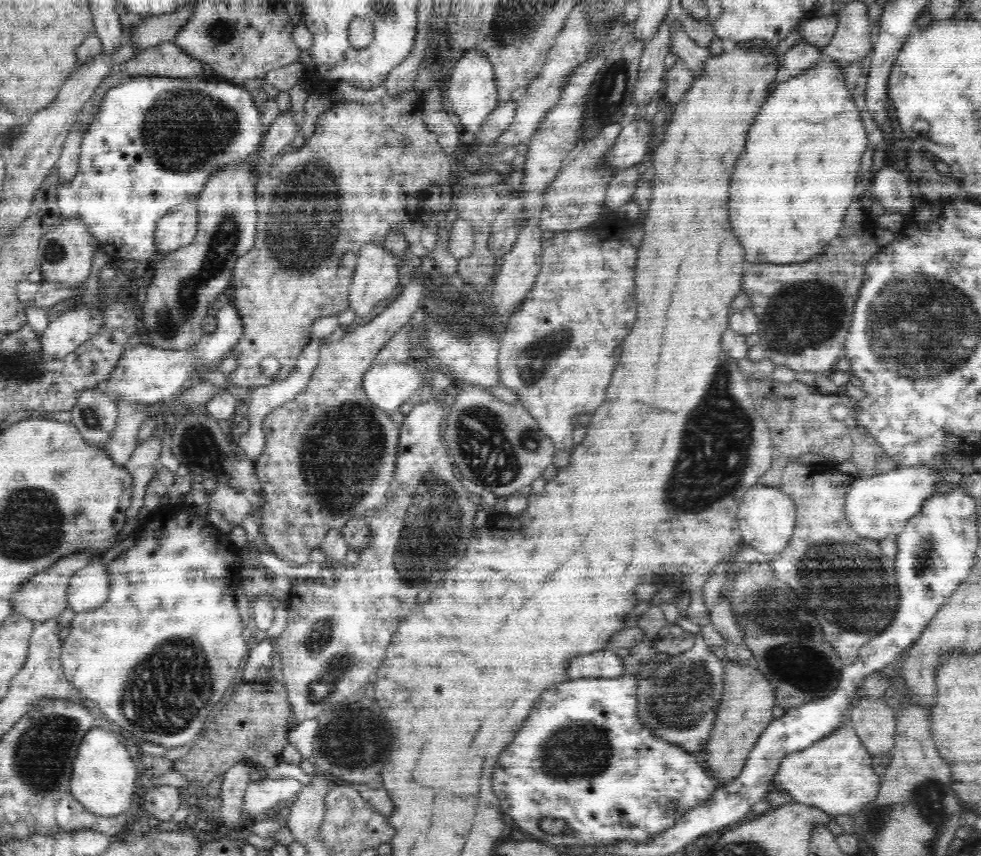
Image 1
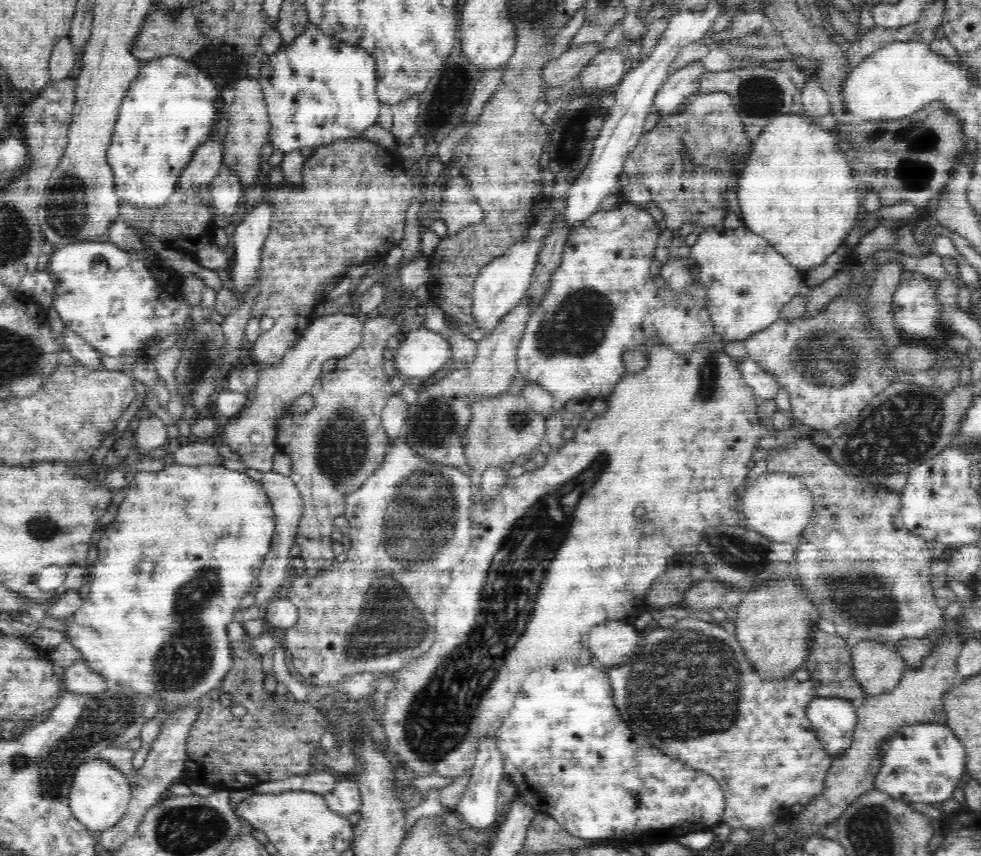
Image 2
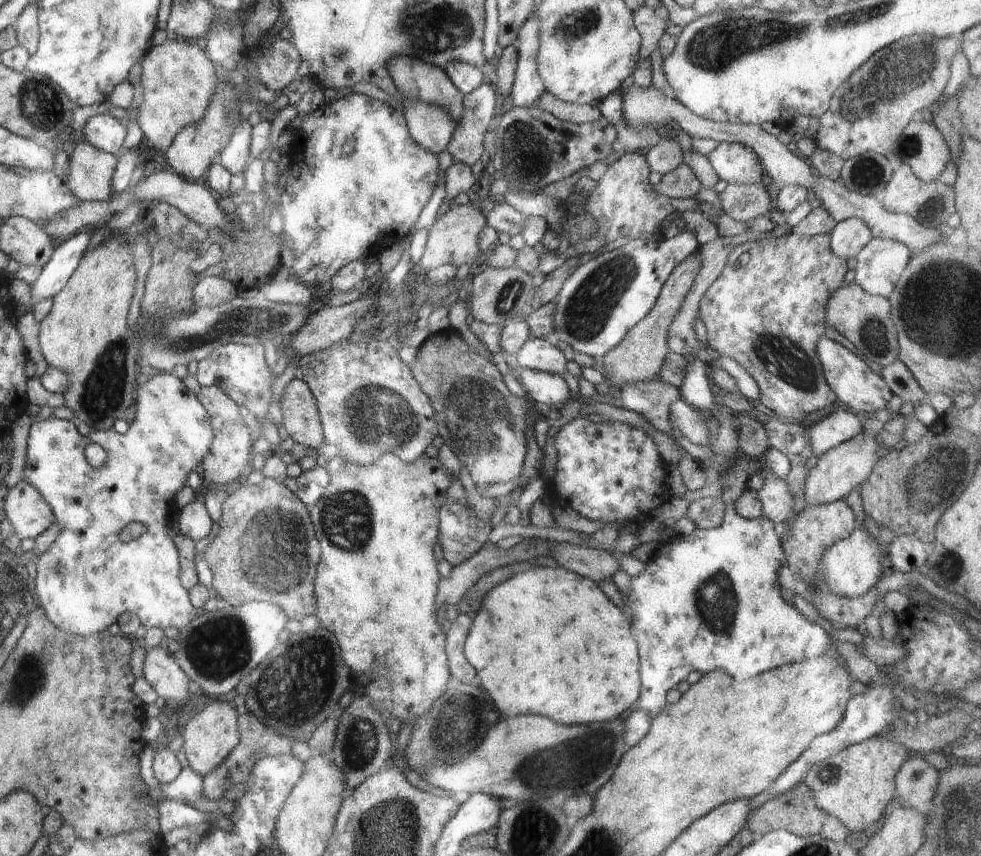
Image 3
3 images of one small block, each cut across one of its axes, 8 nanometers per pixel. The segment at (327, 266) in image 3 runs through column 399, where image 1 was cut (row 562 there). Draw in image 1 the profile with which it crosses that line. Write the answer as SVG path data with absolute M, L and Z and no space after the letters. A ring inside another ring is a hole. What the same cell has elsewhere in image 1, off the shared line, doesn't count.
M166 502L158 511L150 513L147 518L146 525L141 523L139 529L131 537L133 540L131 546L128 546L107 566L110 579L108 602L96 610L76 613L70 626L70 634L61 646L60 659L66 679L79 690L82 696L93 700L112 722L116 722L124 730L132 732L134 736L140 736L146 742L162 744L170 752L172 752L172 748L176 748L180 752L197 739L210 712L218 704L218 700L224 698L226 688L236 678L236 674L241 673L244 660L248 656L249 648L242 637L245 627L242 625L235 598L236 591L241 586L242 575L240 572L242 572L243 562L238 555L238 547L229 542L227 534L214 529L210 522L202 517L202 513L187 508L185 503L175 506Z

